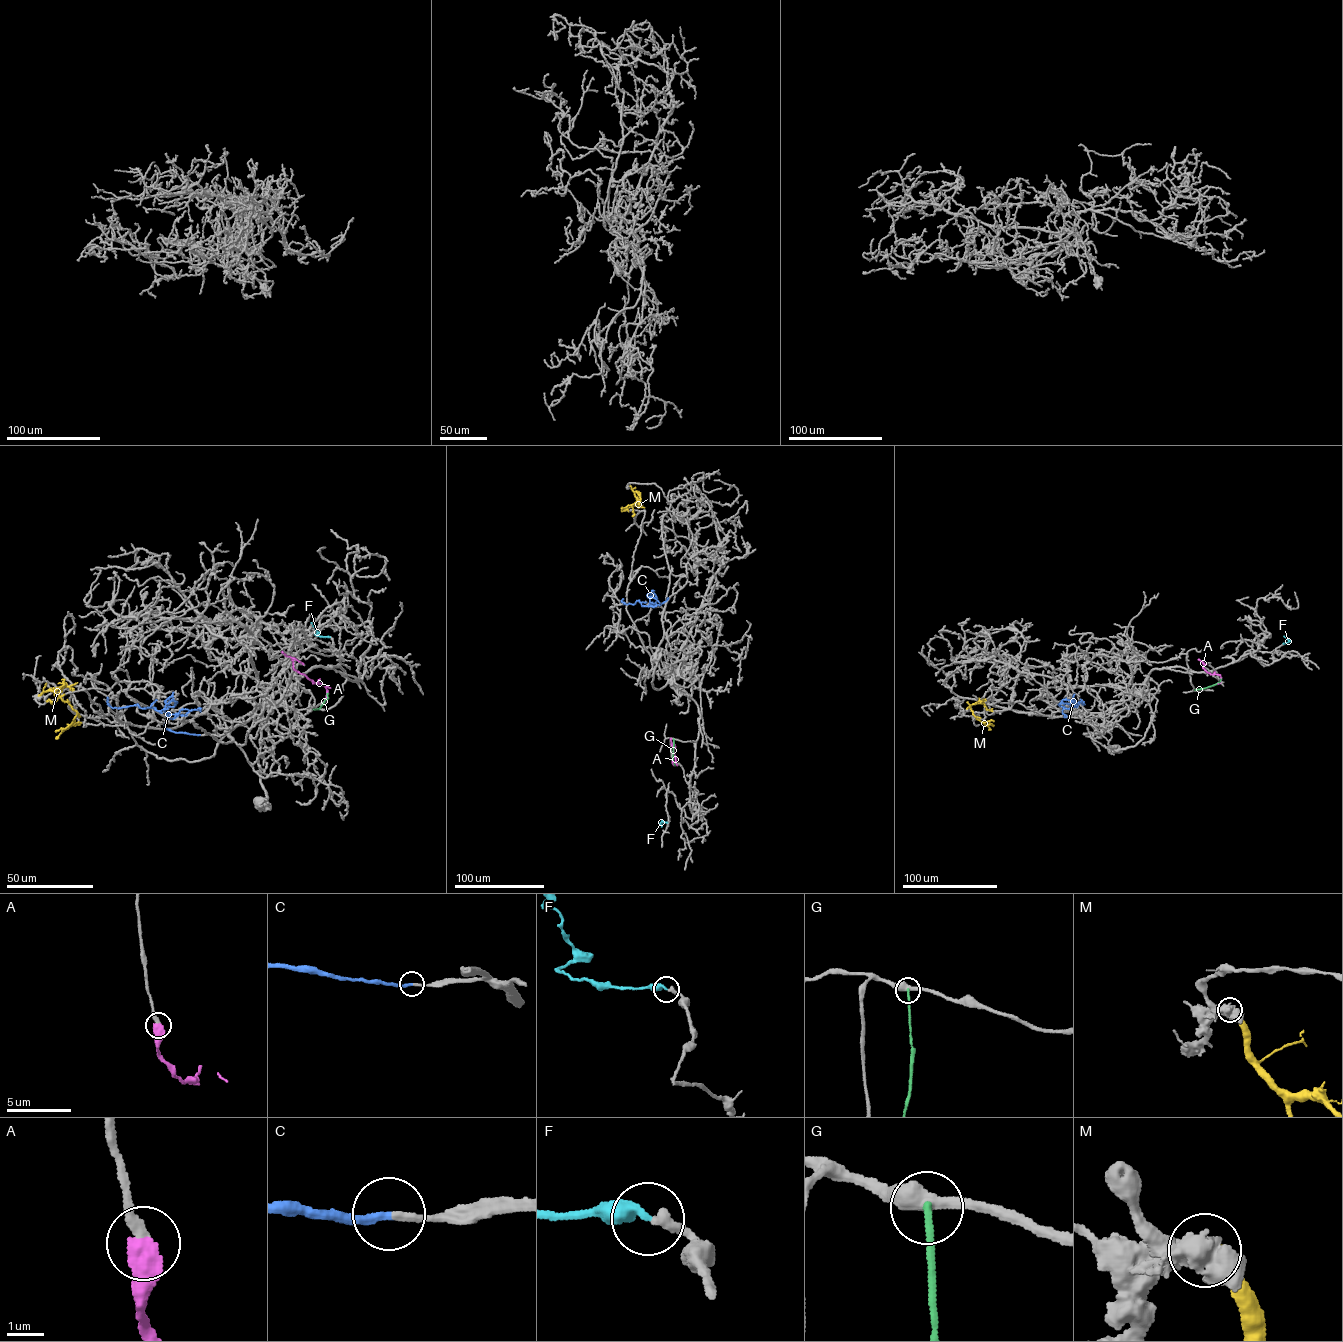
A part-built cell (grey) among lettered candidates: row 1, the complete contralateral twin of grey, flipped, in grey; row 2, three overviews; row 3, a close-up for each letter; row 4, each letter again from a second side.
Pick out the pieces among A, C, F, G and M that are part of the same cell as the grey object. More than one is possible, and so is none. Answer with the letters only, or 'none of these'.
A, C, F

